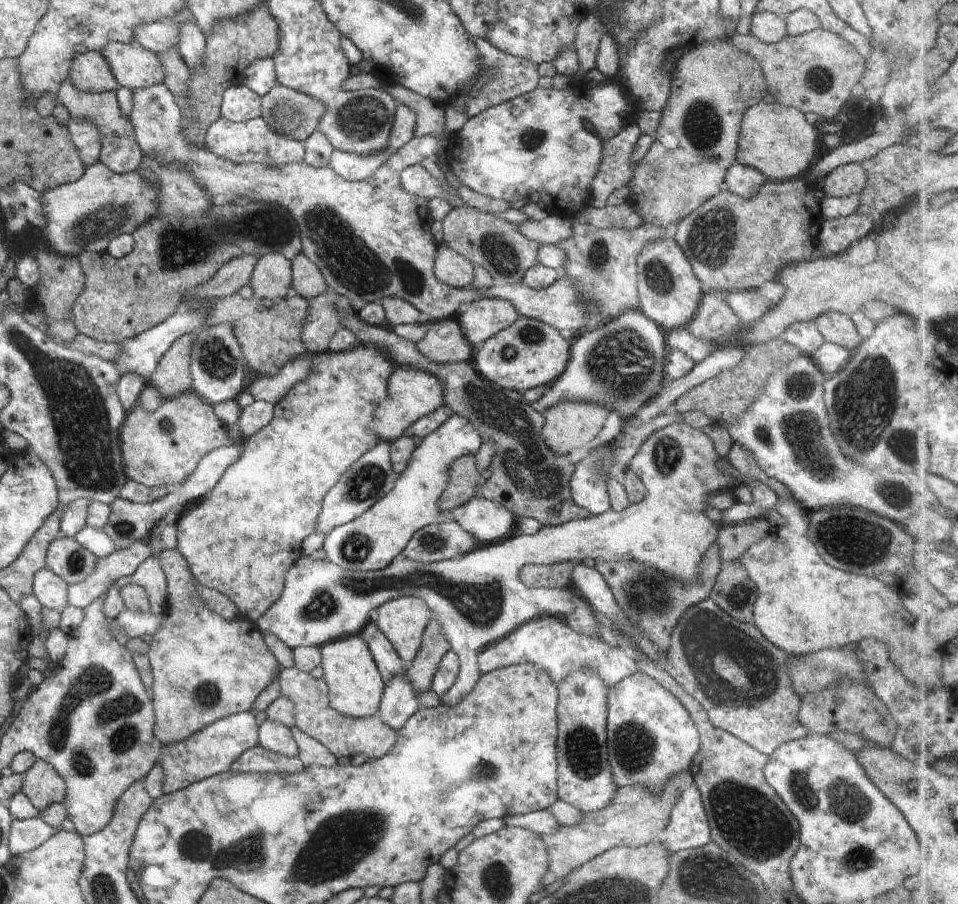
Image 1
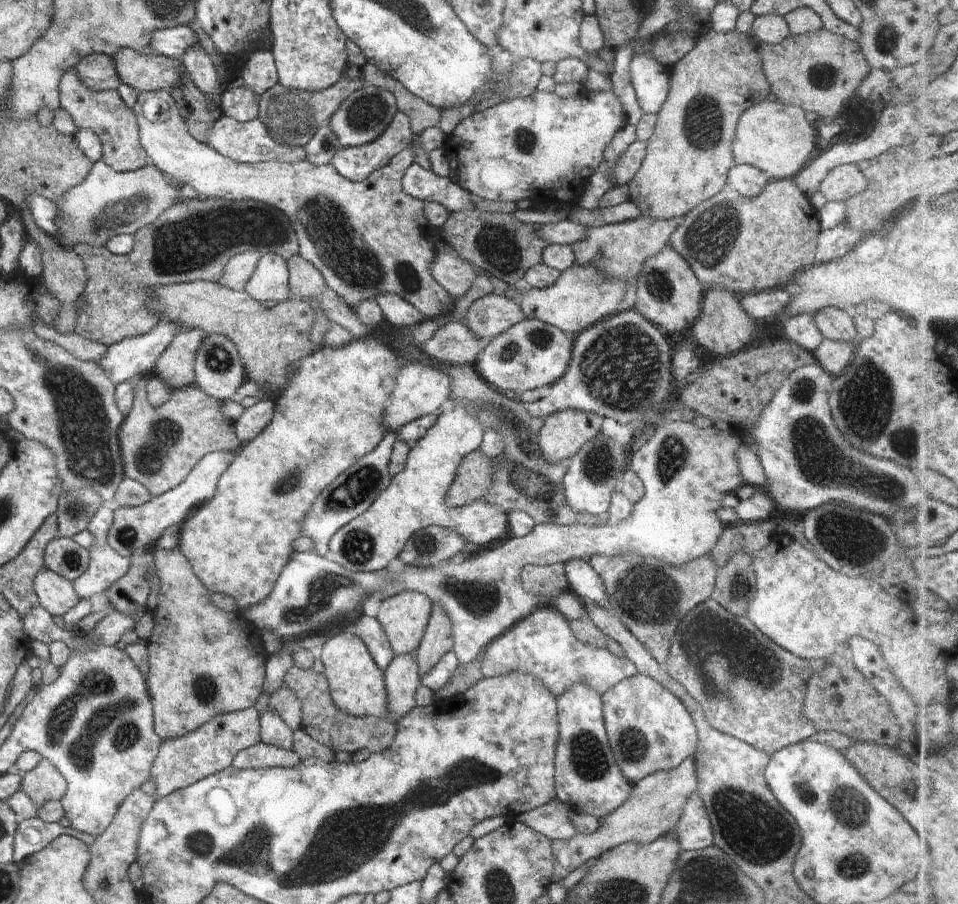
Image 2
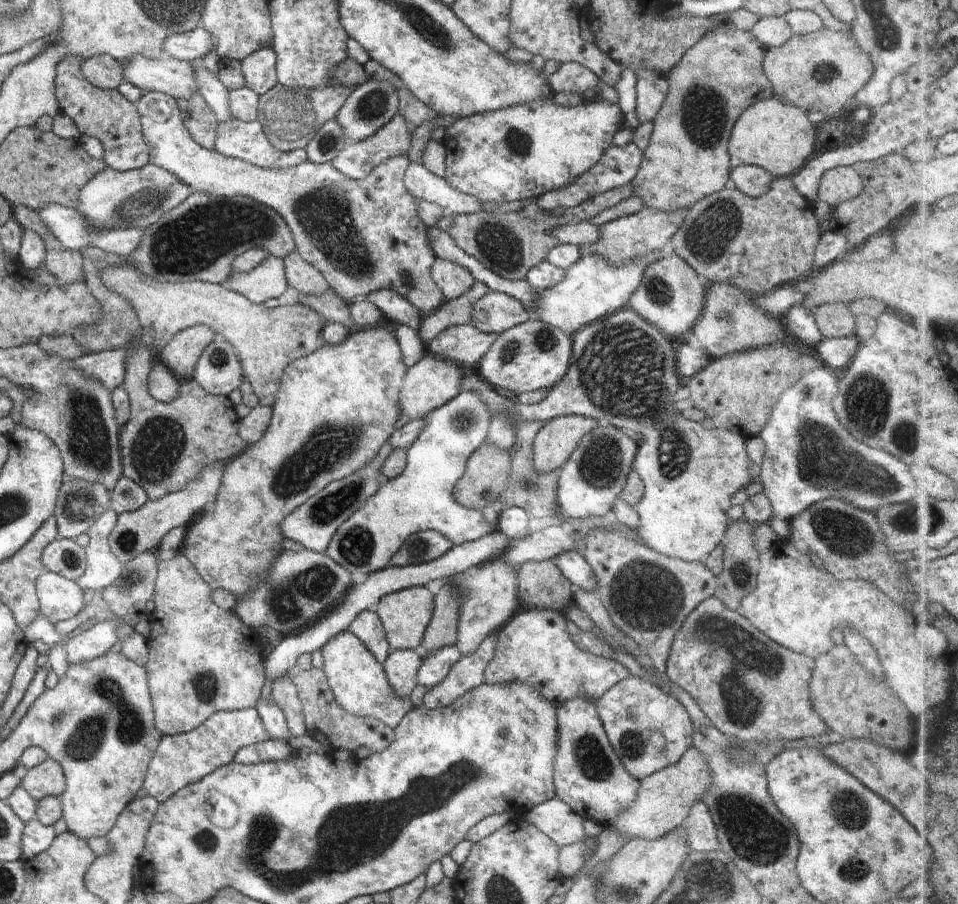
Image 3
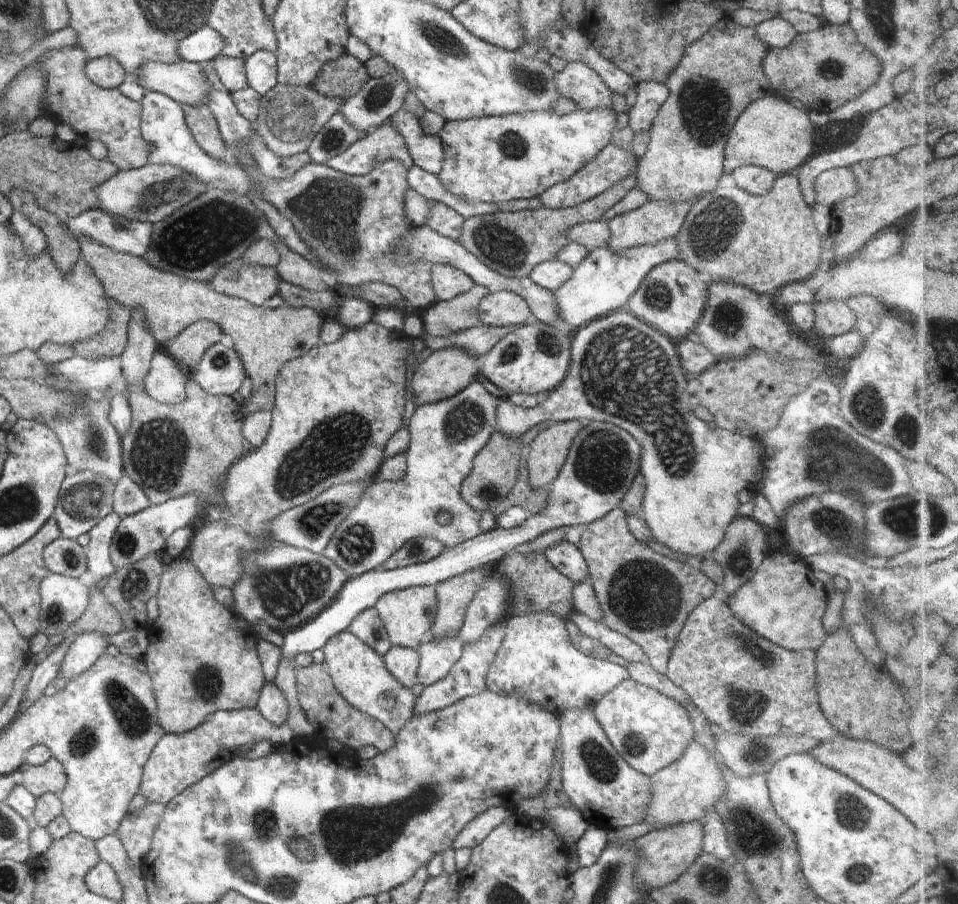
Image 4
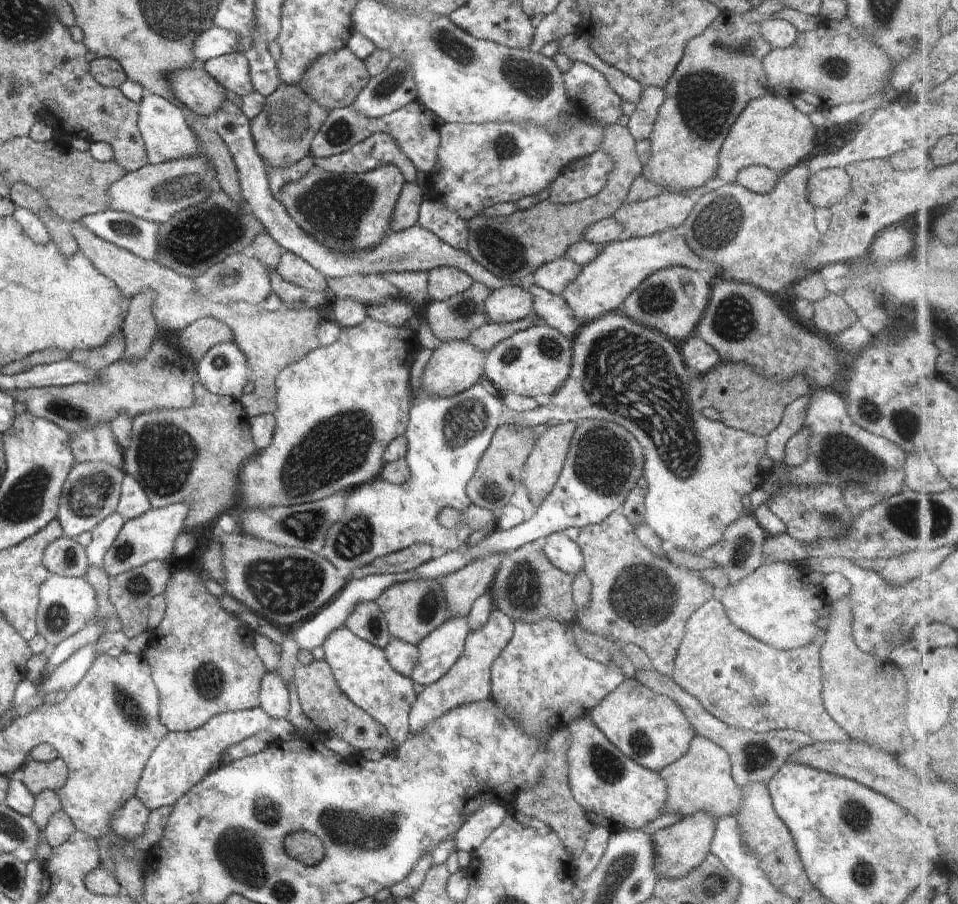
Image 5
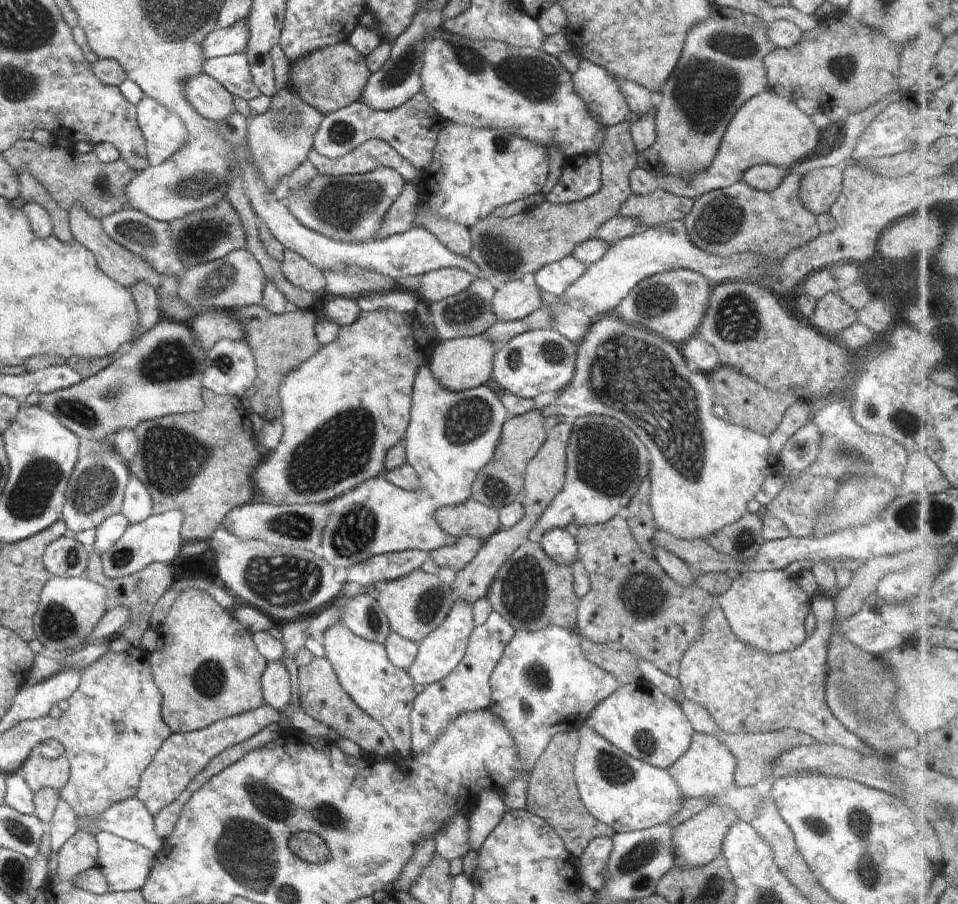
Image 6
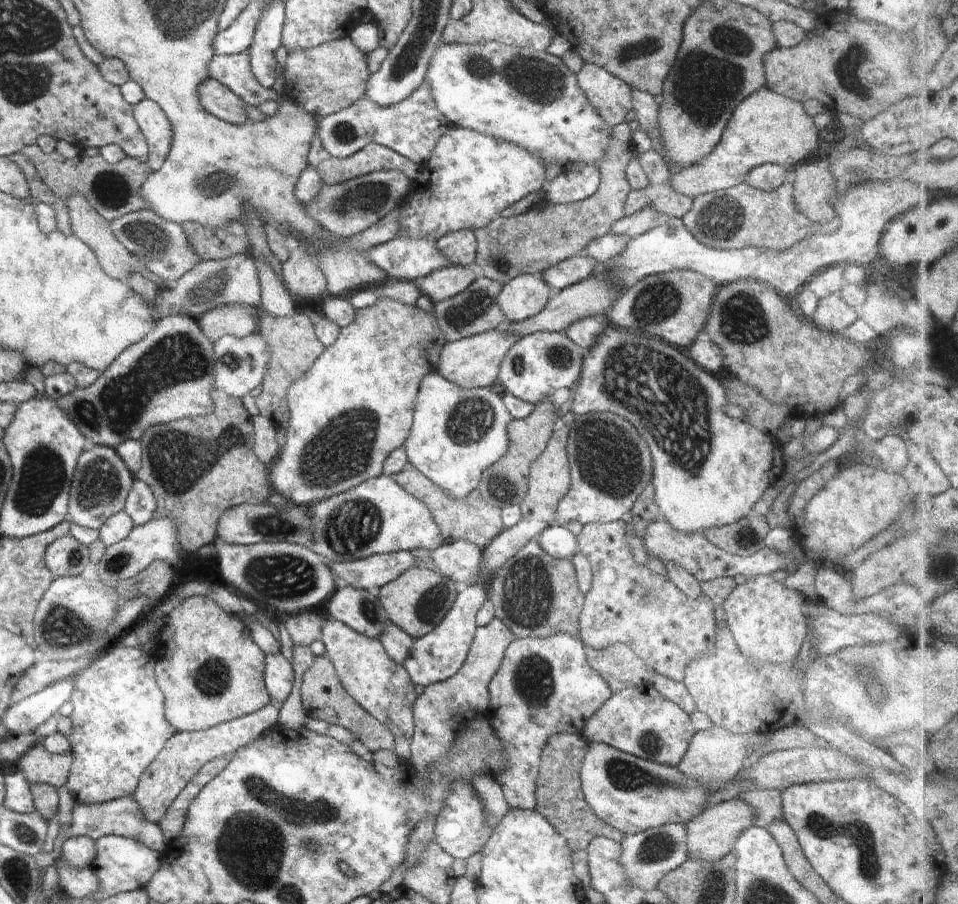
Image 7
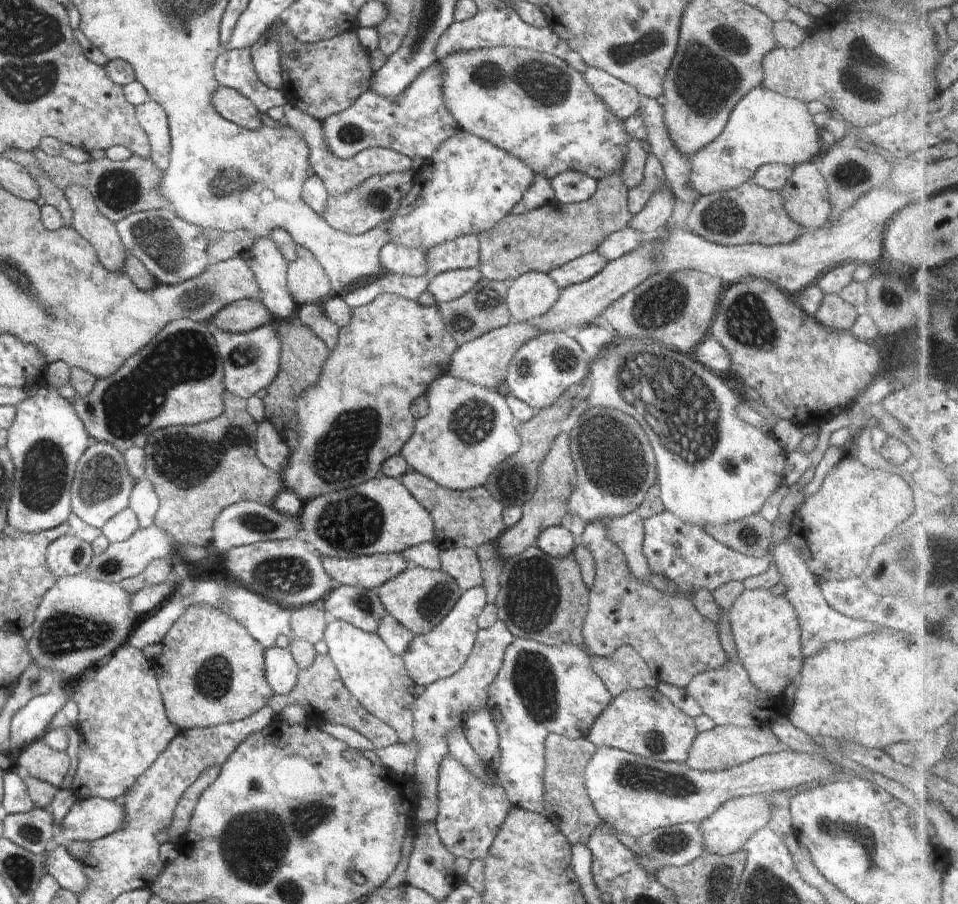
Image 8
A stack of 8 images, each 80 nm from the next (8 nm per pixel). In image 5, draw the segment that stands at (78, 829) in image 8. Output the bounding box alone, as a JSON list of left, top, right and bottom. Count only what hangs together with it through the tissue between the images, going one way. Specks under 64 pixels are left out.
[111,796,149,841]

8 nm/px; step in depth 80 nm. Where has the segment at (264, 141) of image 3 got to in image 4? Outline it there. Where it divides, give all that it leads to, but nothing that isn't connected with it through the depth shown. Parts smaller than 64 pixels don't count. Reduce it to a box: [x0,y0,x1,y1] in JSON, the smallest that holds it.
[247,126,314,179]

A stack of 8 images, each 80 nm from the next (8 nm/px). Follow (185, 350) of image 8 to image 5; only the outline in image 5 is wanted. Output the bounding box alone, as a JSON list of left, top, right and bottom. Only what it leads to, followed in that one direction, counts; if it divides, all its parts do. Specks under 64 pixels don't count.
[8,332,196,435]

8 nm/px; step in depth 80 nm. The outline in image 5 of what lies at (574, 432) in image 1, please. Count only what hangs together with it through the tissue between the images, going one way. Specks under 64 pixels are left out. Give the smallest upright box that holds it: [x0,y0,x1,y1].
[522,422,576,506]

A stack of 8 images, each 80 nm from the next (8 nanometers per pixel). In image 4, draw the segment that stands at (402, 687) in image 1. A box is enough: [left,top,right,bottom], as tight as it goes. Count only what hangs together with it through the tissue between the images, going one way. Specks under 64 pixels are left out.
[383,645,419,689]

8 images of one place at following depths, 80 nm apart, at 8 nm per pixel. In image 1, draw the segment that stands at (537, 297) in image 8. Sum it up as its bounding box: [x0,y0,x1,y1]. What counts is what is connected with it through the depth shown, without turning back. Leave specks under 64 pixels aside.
[454,297,520,351]

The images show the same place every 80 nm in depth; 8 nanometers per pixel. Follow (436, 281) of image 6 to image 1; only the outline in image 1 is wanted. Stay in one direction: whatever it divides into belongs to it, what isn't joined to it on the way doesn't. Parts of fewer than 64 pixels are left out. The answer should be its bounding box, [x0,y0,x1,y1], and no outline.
[433,243,475,289]

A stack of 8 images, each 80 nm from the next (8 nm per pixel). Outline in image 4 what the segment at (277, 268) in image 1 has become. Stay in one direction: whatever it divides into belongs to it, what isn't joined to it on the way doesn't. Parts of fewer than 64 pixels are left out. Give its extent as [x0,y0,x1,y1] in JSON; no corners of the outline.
[208,258,279,307]

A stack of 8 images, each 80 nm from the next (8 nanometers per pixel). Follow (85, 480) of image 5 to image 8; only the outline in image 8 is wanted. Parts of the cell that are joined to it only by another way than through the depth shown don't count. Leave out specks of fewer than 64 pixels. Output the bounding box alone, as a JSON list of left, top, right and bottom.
[71,441,135,530]

